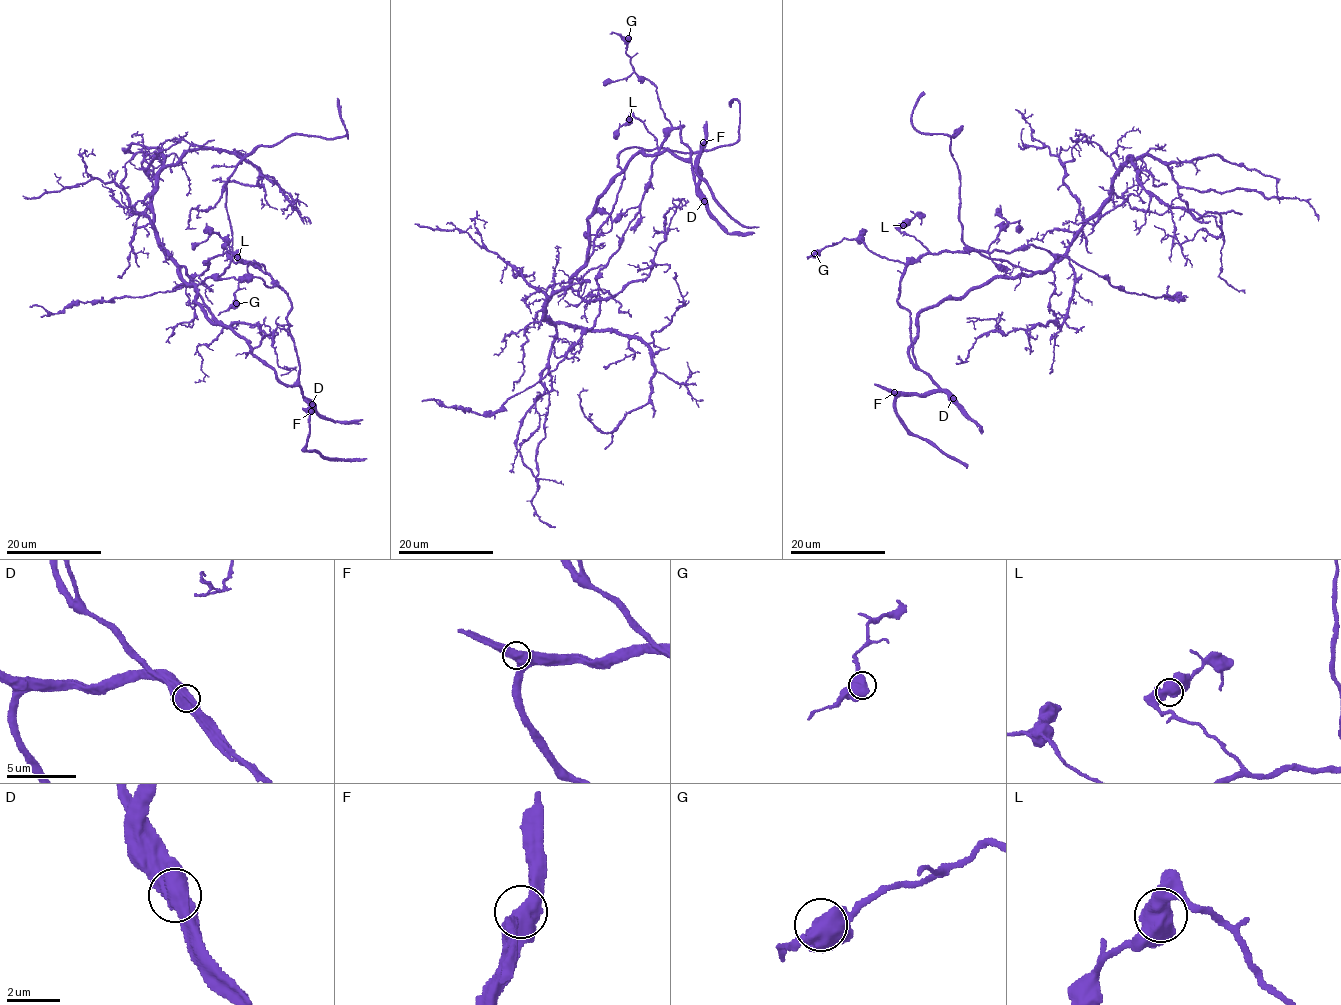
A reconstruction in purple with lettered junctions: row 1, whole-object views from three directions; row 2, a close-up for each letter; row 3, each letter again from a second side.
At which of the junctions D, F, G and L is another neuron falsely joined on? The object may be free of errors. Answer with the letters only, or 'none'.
D

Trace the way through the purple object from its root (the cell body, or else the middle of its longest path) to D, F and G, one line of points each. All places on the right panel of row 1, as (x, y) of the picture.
D: (918, 333), (909, 348), (909, 358), (916, 368), (923, 370), (953, 399)
F: (918, 333), (909, 348), (909, 358), (938, 388), (928, 393), (894, 392)
G: (918, 333), (909, 348), (914, 367), (910, 314), (897, 301), (902, 263), (880, 257), (856, 239), (814, 253)

